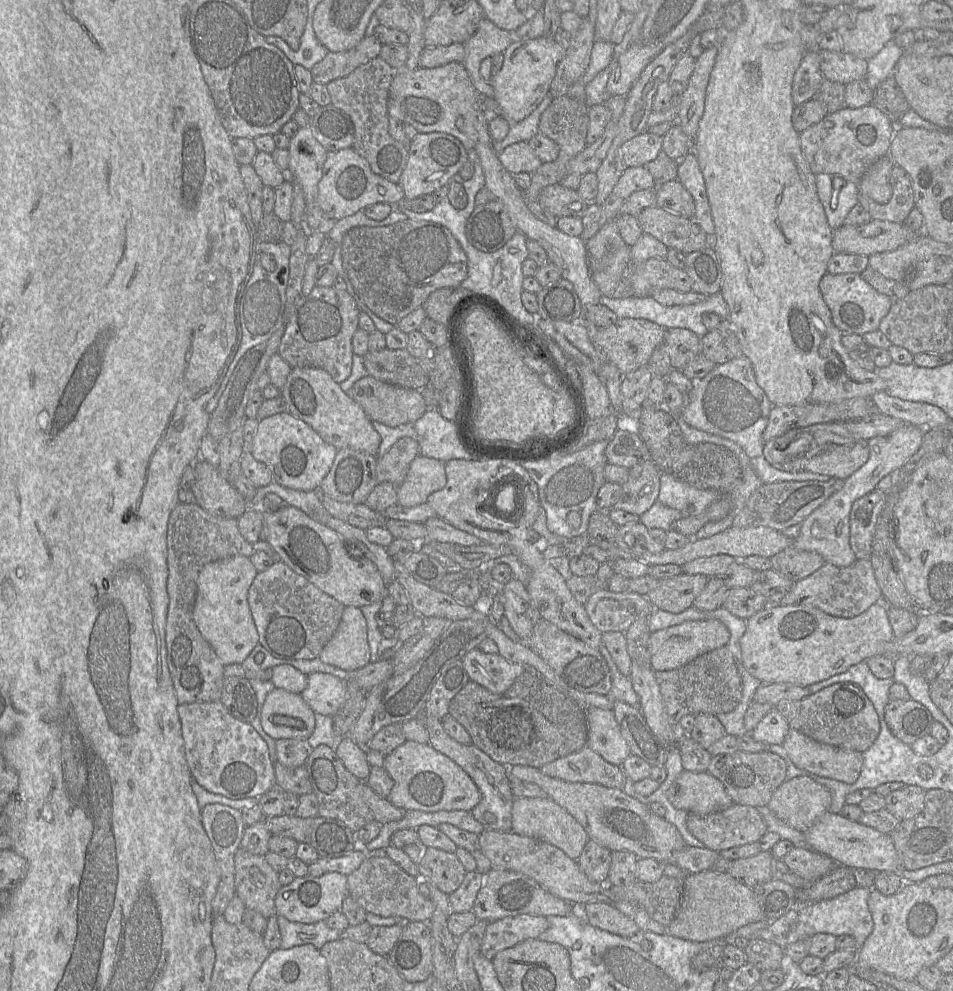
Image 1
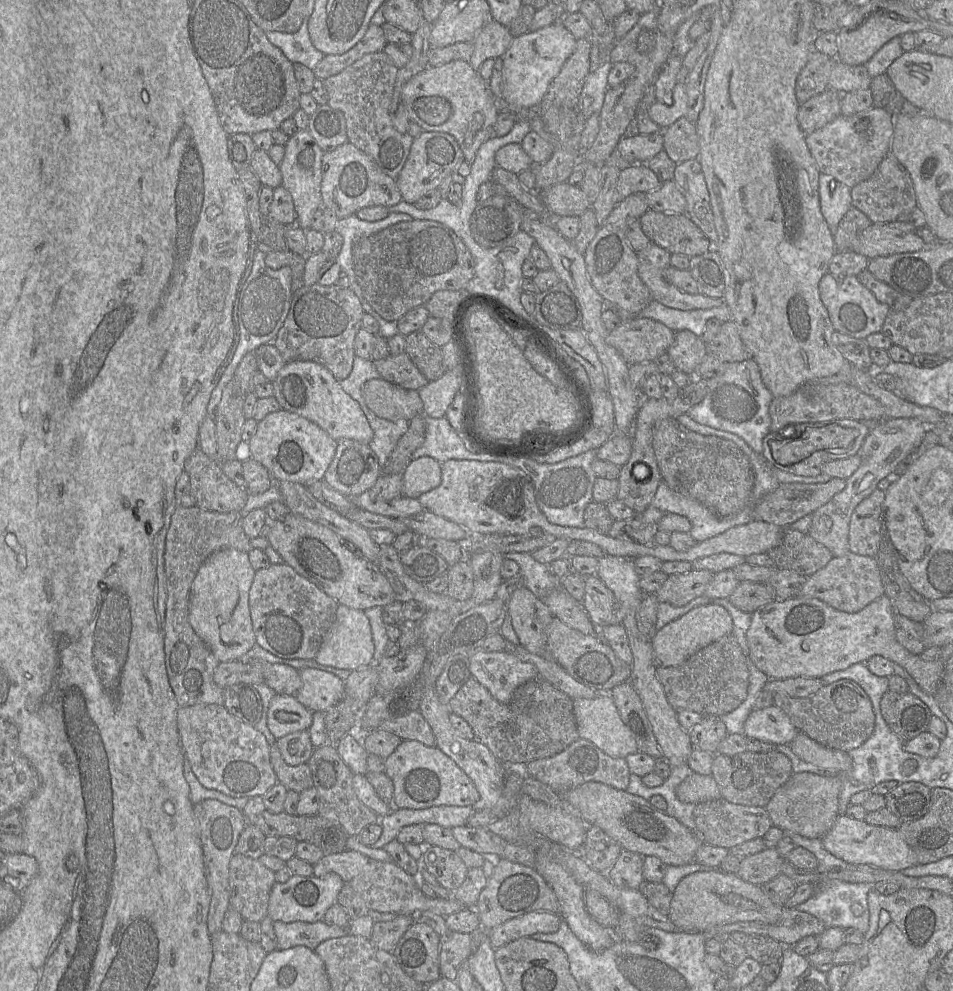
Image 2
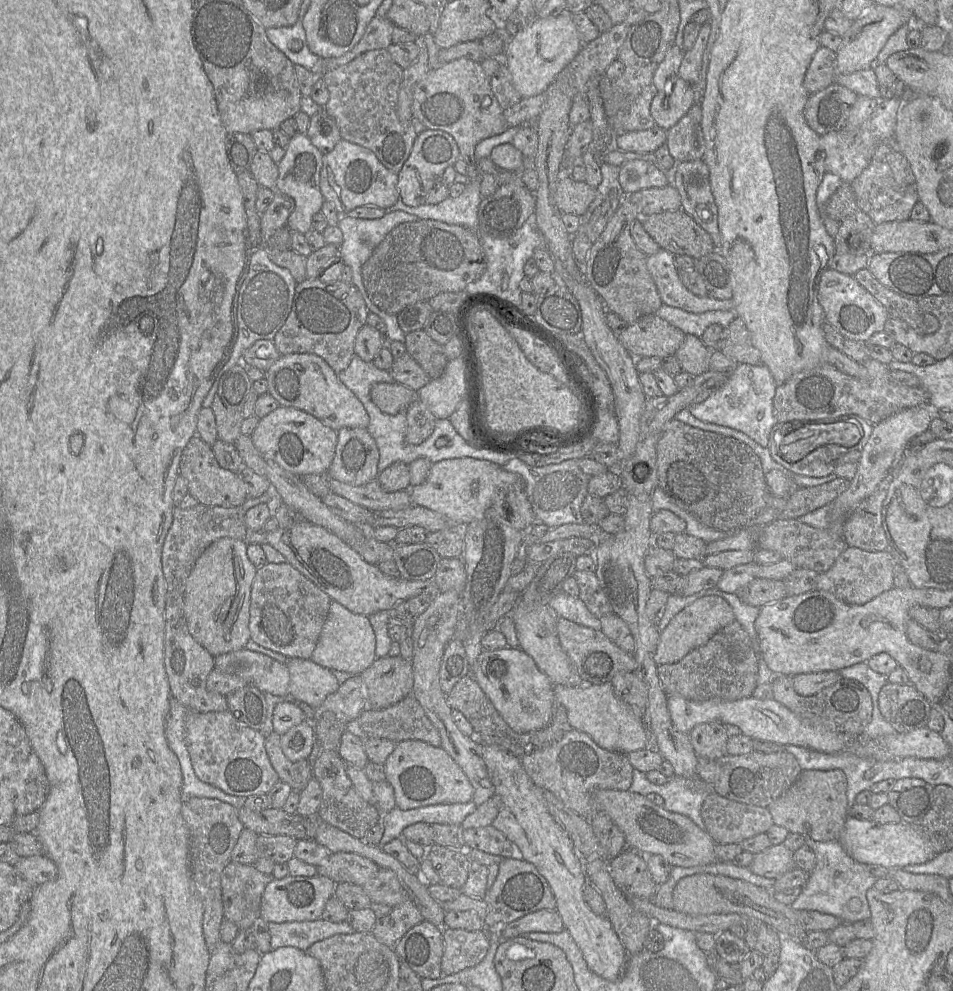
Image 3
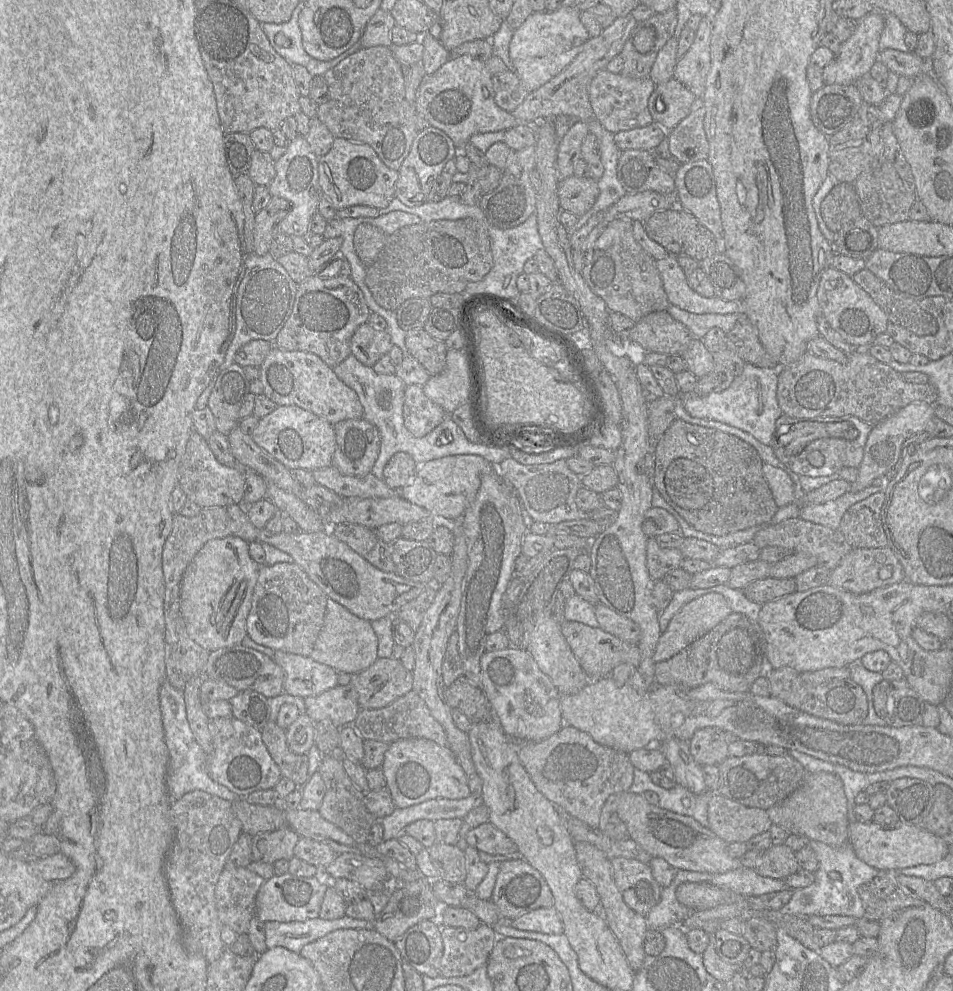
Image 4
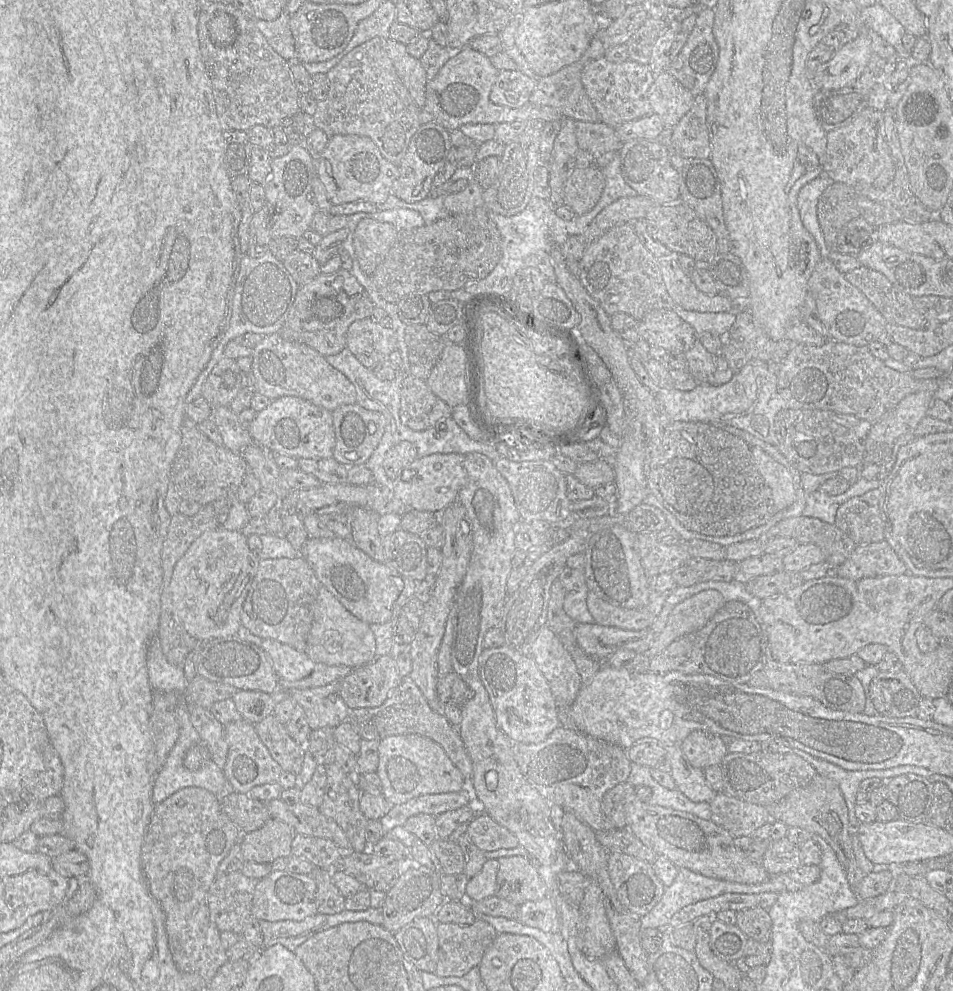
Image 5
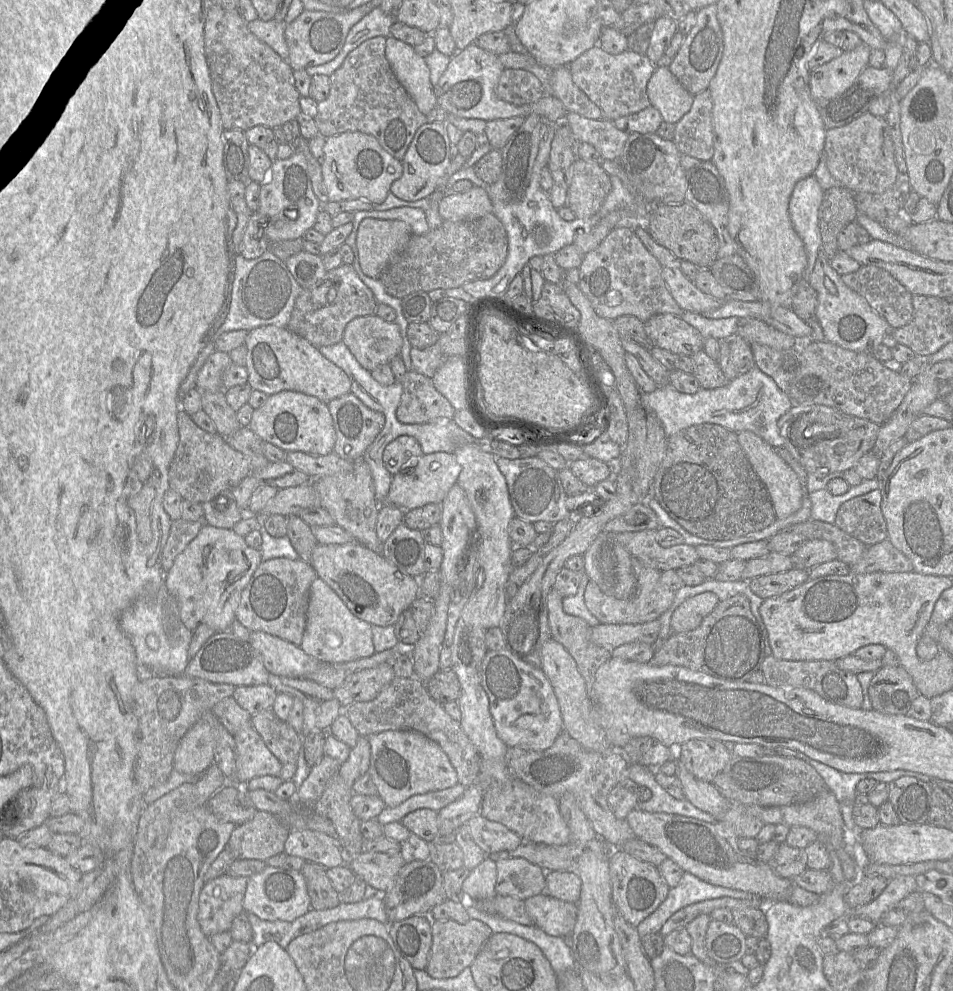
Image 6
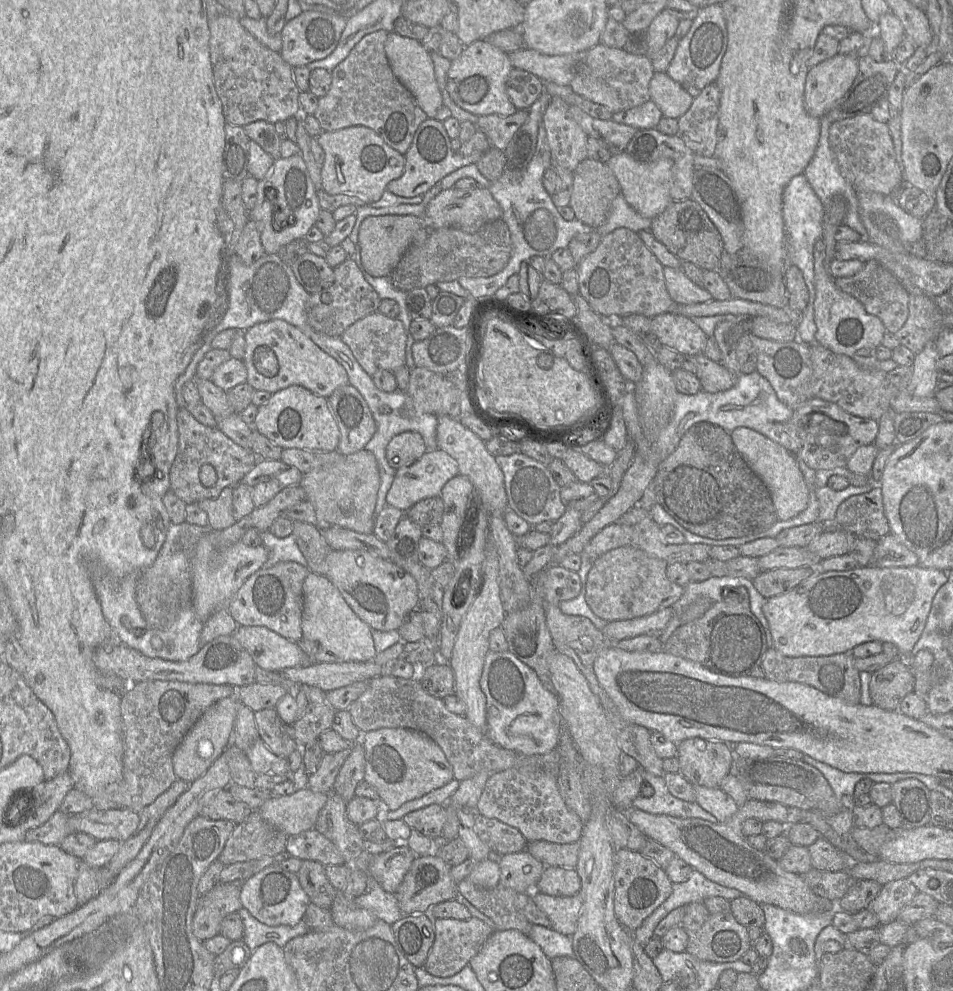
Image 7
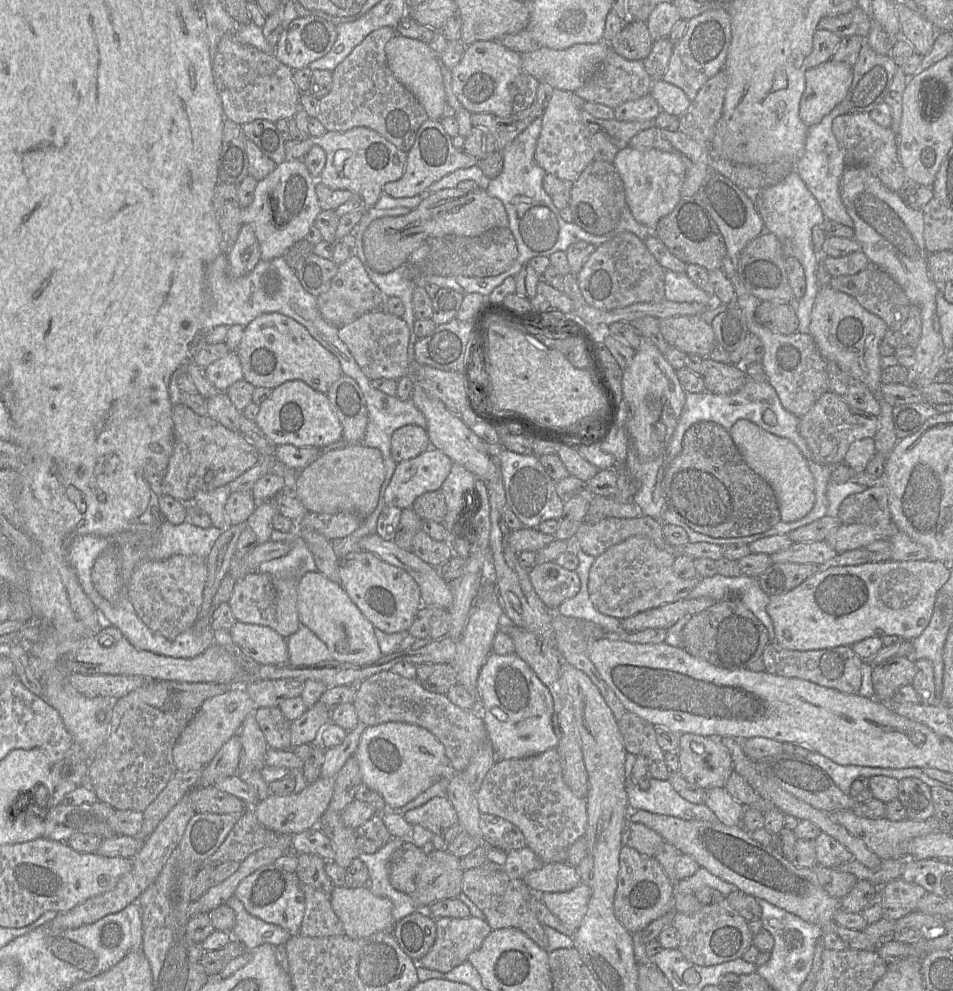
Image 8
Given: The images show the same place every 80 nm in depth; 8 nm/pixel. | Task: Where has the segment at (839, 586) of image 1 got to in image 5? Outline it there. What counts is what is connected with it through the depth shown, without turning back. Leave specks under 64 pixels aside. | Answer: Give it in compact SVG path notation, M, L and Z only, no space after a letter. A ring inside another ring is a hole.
M886 541L856 546L837 576L852 580L908 573L908 568Z

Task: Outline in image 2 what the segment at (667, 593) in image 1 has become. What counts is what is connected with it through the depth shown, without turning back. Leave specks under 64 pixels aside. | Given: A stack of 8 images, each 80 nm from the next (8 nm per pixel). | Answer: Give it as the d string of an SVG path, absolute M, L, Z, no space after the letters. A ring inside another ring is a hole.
M692 570L685 574L673 574L662 587L654 593L660 603L669 603L675 607L688 604L704 595L714 573L708 570Z

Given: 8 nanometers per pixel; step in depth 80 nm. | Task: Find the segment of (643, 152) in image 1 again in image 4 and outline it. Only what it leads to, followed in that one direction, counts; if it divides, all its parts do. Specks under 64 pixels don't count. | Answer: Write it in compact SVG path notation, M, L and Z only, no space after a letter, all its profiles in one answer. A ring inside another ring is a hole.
M652 122L648 126L617 132L614 134L614 141L620 151L630 149L653 151L667 135L665 129Z

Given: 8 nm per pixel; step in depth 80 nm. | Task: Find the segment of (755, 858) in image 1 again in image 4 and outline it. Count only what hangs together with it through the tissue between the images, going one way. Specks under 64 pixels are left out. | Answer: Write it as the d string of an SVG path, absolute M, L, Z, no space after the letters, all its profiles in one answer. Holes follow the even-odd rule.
M783 843L764 851L754 870L761 876L785 879L799 868L796 853Z

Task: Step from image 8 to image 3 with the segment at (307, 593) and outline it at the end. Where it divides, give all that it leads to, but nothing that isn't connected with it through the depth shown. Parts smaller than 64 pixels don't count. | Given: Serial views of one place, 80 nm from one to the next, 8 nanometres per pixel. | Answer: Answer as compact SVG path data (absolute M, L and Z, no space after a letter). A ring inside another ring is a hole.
M332 601L311 660L327 669L360 675L376 659L376 638L367 616L349 611L336 601Z

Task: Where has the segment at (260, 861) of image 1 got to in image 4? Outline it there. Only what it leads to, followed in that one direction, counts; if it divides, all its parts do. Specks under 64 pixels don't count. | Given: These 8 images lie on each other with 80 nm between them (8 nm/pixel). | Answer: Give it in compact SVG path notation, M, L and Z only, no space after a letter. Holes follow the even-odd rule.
M247 867L224 868L215 888L215 902L222 926L228 926L238 935L247 933L250 920L256 914L256 896L265 879Z

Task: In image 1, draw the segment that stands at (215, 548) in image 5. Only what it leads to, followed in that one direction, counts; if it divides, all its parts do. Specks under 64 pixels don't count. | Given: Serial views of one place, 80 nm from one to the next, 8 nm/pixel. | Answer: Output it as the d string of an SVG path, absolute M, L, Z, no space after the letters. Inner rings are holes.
M236 555L206 564L199 574L193 620L223 666L241 664L259 643L248 604L248 591L257 573L249 557Z

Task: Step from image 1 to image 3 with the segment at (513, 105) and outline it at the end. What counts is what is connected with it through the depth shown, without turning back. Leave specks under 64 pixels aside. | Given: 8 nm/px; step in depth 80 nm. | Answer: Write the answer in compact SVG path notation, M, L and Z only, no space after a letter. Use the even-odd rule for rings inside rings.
M563 12L556 17L536 17L529 26L510 38L505 49L507 67L513 85L522 98L546 91L583 47L579 32L572 20L572 14Z

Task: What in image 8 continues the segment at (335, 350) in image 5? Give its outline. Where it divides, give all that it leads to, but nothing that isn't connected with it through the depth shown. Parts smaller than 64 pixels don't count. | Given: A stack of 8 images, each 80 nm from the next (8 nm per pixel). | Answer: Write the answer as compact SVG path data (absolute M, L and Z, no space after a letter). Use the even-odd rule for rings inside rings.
M356 255L338 265L327 291L316 297L322 317L330 324L340 328L349 324L367 312L381 309L386 297L371 281L364 265Z

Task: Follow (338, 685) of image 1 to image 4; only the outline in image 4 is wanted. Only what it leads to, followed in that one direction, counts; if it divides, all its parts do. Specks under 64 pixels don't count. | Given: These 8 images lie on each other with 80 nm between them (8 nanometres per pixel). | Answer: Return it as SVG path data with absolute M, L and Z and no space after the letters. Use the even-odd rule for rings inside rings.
M276 650L272 659L284 671L284 692L292 696L317 696L338 685L339 673L310 656Z

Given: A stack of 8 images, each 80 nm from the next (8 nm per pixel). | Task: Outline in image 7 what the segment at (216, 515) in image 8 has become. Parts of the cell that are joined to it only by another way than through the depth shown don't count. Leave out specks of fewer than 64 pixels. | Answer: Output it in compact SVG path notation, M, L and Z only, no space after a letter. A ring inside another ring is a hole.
M225 487L218 497L205 499L197 503L208 515L209 528L223 531L236 523L232 508L233 487Z

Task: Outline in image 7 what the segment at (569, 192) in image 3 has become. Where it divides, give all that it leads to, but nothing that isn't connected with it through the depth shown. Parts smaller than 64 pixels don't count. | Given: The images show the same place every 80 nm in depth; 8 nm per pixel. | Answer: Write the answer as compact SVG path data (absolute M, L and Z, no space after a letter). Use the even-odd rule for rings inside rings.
M587 158L573 172L569 207L576 220L597 229L605 223L613 200L620 193L619 182L608 165Z

